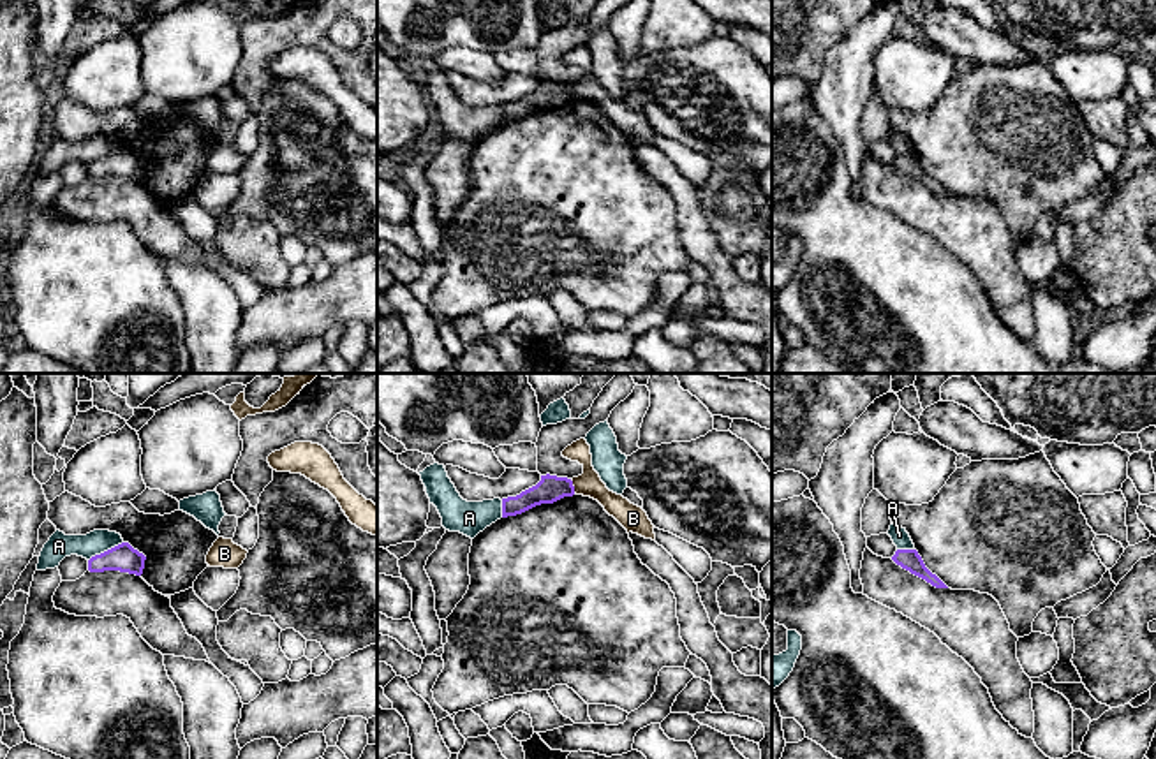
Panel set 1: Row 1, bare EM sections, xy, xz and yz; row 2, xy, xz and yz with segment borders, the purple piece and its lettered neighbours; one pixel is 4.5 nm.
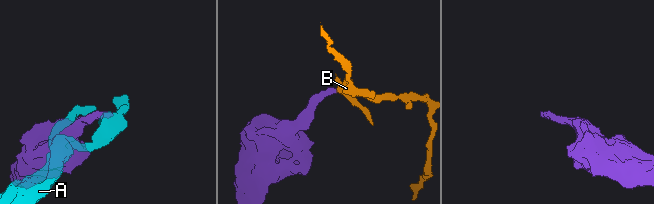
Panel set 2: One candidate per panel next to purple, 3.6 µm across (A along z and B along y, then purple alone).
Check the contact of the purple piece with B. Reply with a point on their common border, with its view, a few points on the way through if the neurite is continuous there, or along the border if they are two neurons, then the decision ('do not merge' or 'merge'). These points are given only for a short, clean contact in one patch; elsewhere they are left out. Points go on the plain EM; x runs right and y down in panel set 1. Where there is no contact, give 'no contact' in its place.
xz (573, 92) | along xz (570, 85), (575, 97) | do not merge

